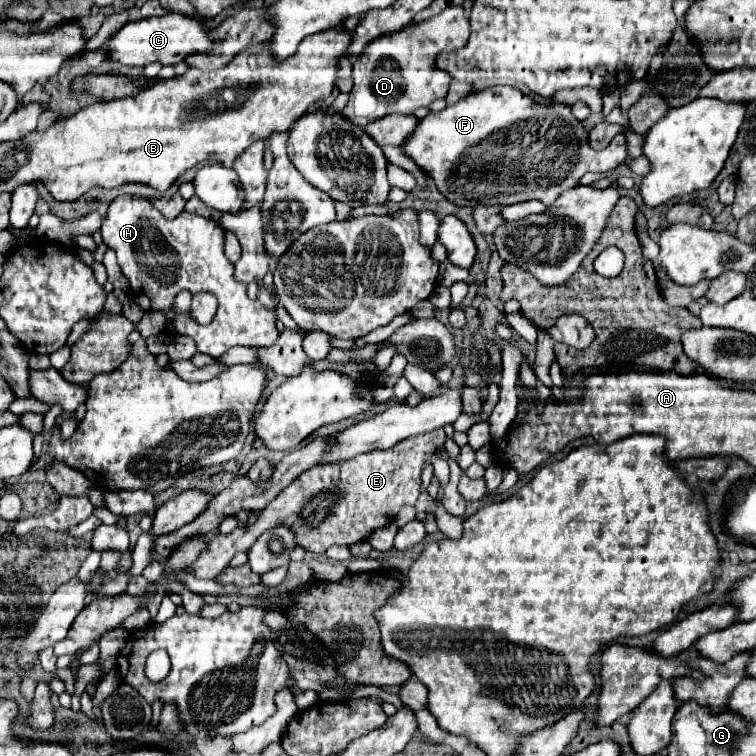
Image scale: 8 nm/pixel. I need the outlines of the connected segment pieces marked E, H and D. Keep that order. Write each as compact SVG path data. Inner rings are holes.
M439 429L427 435L417 435L387 451L369 451L337 465L311 467L259 511L255 523L237 527L227 535L217 533L207 537L207 551L199 555L191 573L197 579L215 579L235 553L247 551L259 535L277 525L289 527L295 533L297 545L311 553L325 553L331 545L349 547L367 541L375 529L391 523L403 505L415 505L419 497L421 469L429 463L427 457L437 457L437 445L433 441L445 441L445 431Z
M121 195L117 197L107 211L107 217L103 221L101 227L101 237L103 243L113 249L117 253L117 263L121 267L121 273L127 277L129 281L129 299L139 305L143 311L161 311L167 319L167 327L165 333L169 335L187 335L195 341L197 351L211 355L211 357L219 357L223 355L227 349L243 345L243 347L269 347L277 341L279 333L275 329L275 319L277 319L277 311L275 307L263 307L263 303L259 301L251 301L247 297L247 285L245 283L237 283L233 277L233 263L223 255L223 229L219 223L205 219L201 215L195 213L179 213L175 219L165 219L149 199L143 199L139 195ZM181 291L189 291L189 293L199 293L199 291L211 291L217 295L219 299L219 309L215 319L209 325L197 325L189 313L175 313L175 297Z
M447 7L429 21L407 25L399 33L383 35L371 41L363 55L359 55L353 63L353 89L341 115L357 127L367 127L387 113L411 113L419 107L427 107L435 99L443 99L447 95L451 75L447 71L435 69L435 55L465 47L469 33L471 29L465 9ZM393 61L403 61L403 69L393 65Z

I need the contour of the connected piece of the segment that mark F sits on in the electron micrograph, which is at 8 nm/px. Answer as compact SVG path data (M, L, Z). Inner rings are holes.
M493 87L481 93L471 93L443 111L429 113L419 121L419 127L411 133L411 139L403 145L403 153L415 161L415 165L425 171L437 185L437 189L459 207L475 205L513 205L529 199L539 199L551 205L563 191L577 187L579 179L587 173L605 173L617 169L627 155L623 135L615 135L609 147L595 151L587 143L587 131L573 117L567 105L557 103L537 103L513 87ZM473 171L483 171L479 177L471 177ZM495 179L495 185L489 183Z

